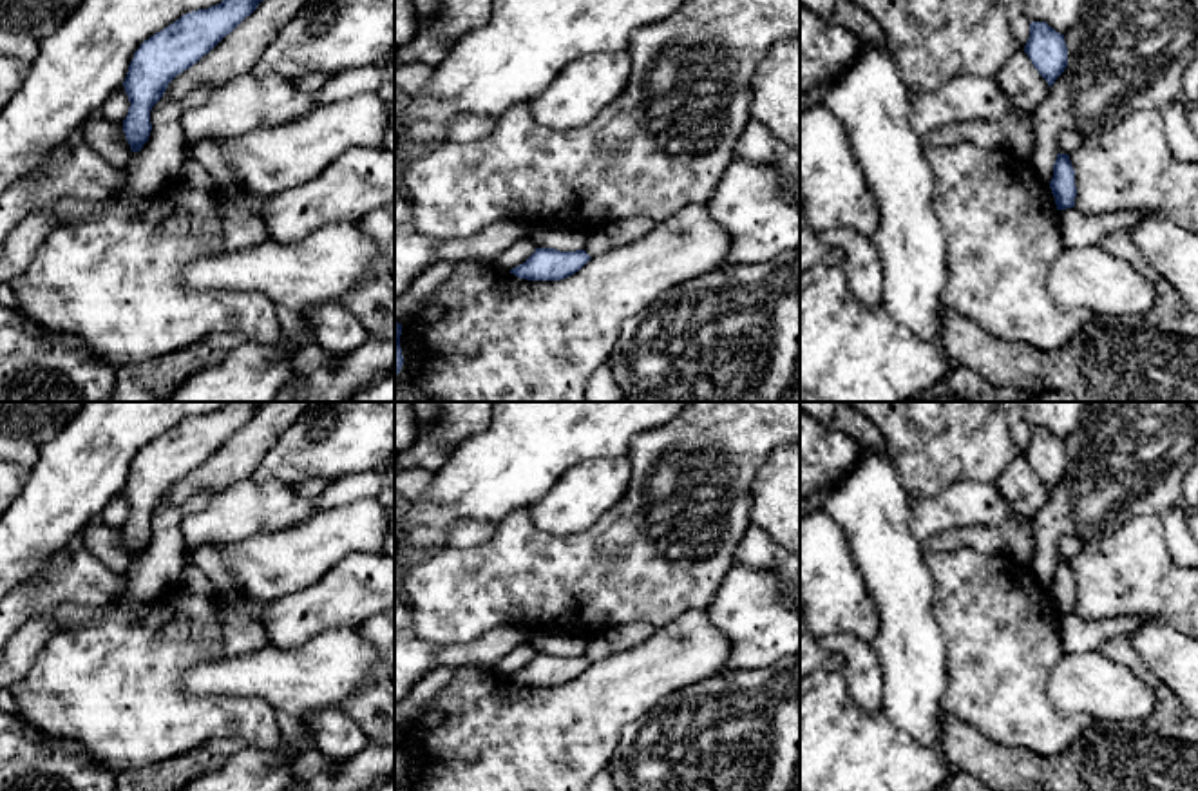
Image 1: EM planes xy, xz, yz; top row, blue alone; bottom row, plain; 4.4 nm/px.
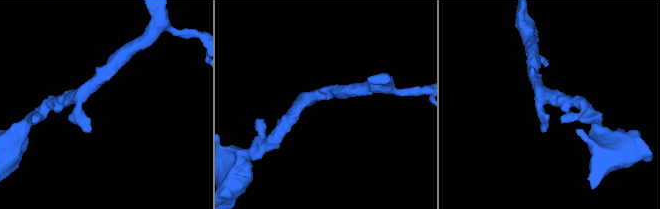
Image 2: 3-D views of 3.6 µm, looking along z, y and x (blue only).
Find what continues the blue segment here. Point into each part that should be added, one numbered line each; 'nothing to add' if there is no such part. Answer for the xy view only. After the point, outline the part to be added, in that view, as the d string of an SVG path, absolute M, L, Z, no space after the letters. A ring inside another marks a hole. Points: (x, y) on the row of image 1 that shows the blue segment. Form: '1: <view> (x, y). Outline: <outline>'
nothing to add

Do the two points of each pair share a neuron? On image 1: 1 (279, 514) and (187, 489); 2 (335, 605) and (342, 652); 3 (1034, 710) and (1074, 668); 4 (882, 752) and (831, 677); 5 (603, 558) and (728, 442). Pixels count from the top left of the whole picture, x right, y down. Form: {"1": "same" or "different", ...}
{"1": "different", "2": "different", "3": "different", "4": "same", "5": "same"}

